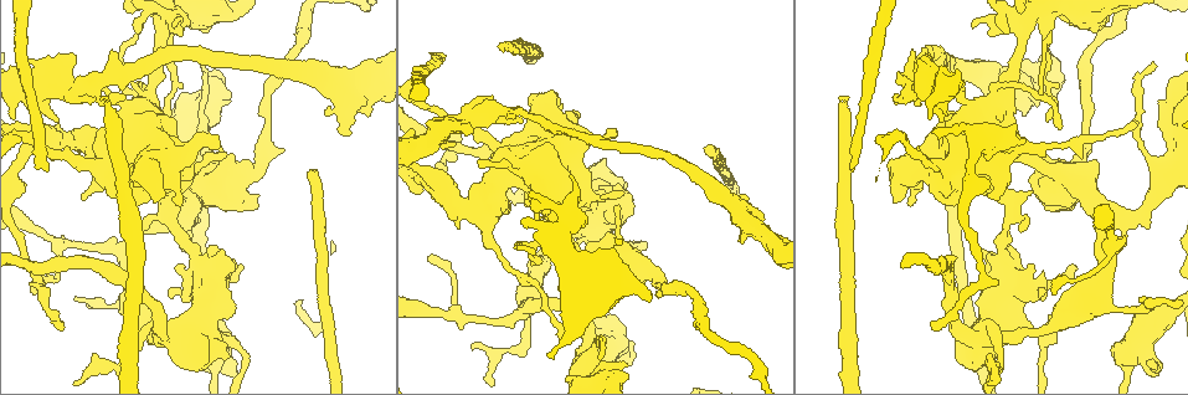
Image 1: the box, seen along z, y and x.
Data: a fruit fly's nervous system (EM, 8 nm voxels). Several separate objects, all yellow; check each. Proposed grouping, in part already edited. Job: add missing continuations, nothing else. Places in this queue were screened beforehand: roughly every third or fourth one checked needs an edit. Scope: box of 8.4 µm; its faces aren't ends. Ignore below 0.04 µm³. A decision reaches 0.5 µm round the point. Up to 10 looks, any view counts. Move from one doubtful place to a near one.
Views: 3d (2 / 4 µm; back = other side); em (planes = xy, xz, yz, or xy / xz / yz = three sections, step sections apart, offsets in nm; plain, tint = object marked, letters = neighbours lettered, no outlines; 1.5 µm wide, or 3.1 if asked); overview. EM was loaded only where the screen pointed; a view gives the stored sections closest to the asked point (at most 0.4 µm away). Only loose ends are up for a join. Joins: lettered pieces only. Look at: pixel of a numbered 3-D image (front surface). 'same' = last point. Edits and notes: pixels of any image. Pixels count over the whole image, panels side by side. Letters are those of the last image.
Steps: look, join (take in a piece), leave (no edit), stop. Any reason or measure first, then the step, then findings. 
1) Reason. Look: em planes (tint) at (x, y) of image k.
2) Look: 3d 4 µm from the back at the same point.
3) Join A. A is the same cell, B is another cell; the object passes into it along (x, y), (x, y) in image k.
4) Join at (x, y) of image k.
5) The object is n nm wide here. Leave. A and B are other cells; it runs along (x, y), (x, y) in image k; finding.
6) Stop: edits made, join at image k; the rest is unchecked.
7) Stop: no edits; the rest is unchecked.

Free end. Look: em yz step 4 (tint) at (29, 60) of image 1.

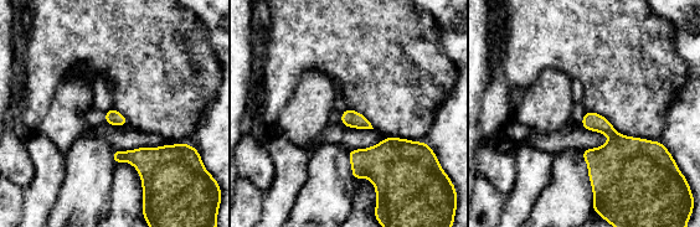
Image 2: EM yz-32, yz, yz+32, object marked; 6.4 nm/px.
Look: em planes (tint) at the same point.

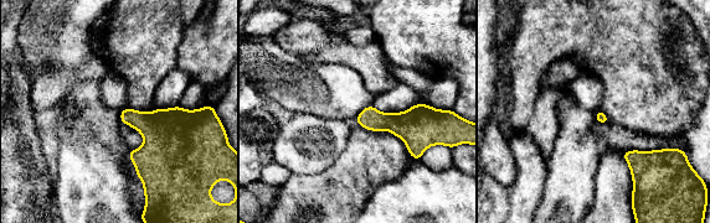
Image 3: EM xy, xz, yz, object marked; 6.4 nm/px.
Look: em planes (letters) at the same point.

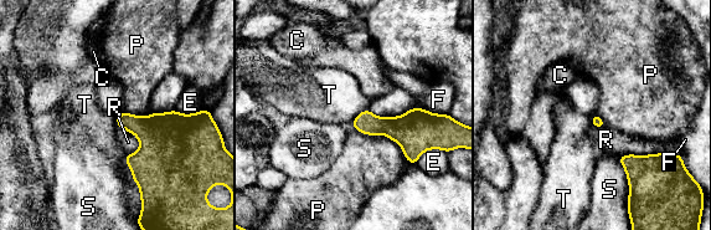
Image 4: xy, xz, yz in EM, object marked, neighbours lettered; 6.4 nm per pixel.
Leave. C, E, F, P, R, S and T are other cells; no lettered piece goes on from it.

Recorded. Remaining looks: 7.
End of a long branch. Look: em planes (plain) at (444, 55) of image 1.

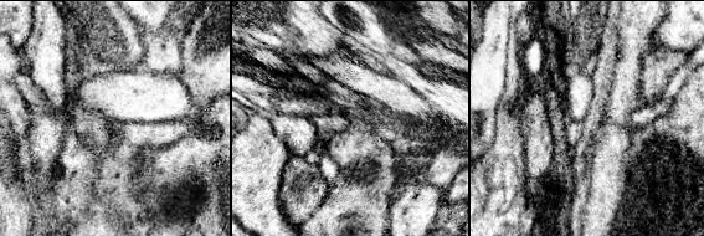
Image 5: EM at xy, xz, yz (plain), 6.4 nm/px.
What lies round it. Look: em planes (letters) at the same point.

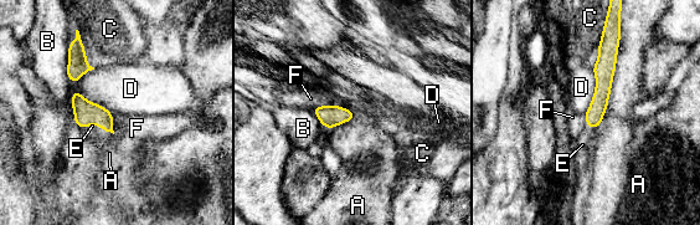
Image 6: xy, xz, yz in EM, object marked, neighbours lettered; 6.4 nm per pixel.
Join E. E is the same cell, A, B, C, D and F are other cells; it goes on there.

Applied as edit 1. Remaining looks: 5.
Tapers out. Look: 3d 2 µm at (36, 292) of image 1.

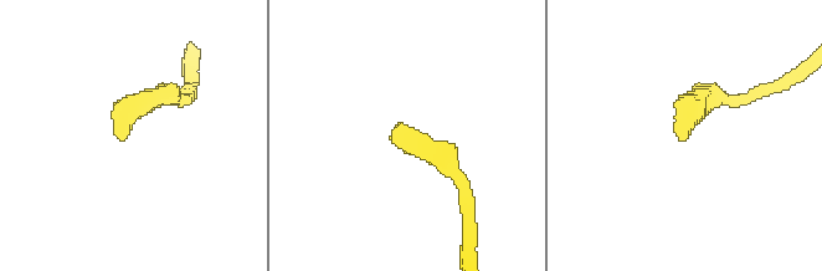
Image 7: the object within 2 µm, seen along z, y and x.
Look: em xy step 4 (letters) at (679, 136) of image 7.

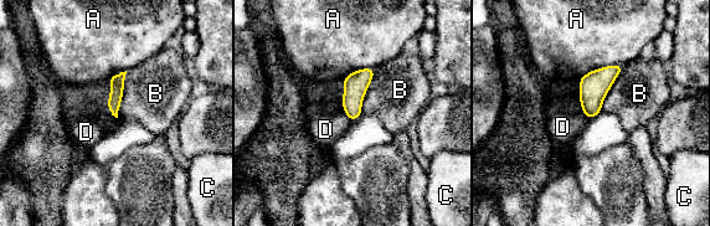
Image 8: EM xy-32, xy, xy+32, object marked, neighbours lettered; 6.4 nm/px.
Look: em planes (letters) at the same point.

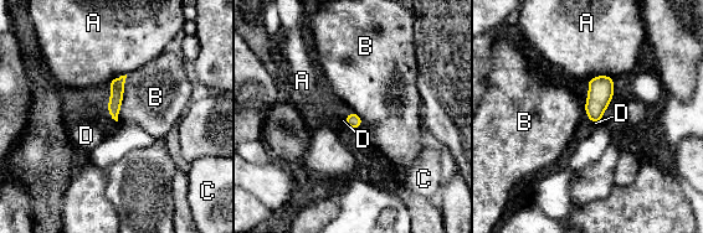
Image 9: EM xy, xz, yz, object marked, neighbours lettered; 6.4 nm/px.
Leave. A, B, C and D are other cells; a border runs along (127, 74), (117, 120) in image 9; no lettered piece goes on from it.

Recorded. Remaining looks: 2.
End of a long branch. Look: em xy step 8 (letters) at (458, 134) of image 1.

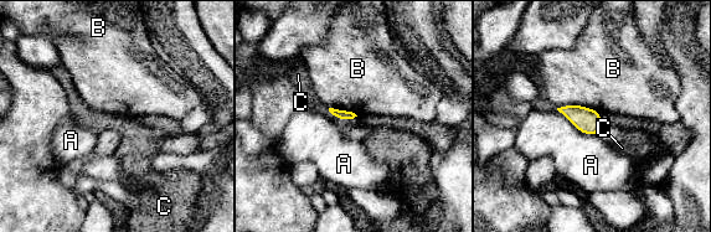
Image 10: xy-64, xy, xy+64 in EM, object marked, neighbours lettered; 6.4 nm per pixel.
Join C. C is the same cell, A and B are other cells; the object passes into it along (338, 113), (343, 118), (310, 98) in image 10; it goes on there.

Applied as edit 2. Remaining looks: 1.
Stop: edits made, join at image 6, join at image 10; the rest is unchecked.

